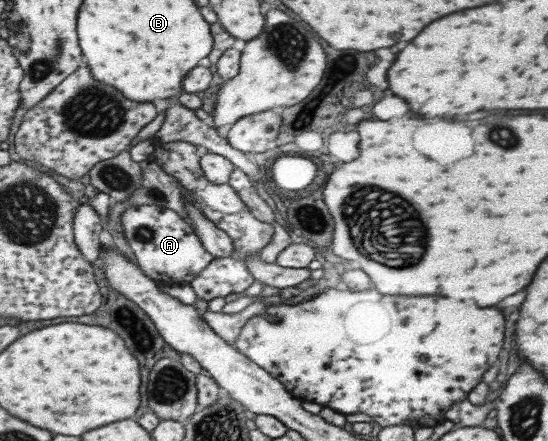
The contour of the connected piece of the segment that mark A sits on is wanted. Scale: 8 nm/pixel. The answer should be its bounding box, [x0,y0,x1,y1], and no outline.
[120,204,213,286]

